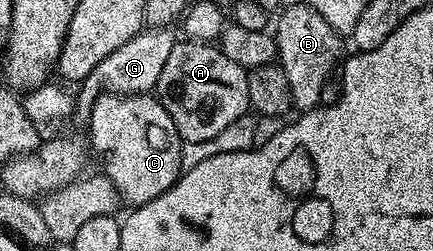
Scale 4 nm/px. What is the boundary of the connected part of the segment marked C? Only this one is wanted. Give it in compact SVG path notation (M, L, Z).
M103 92L92 105L86 128L92 136L91 152L93 149L98 156L104 157L102 173L117 188L125 206L145 205L158 199L158 195L170 191L180 177L184 146L174 127L174 119L170 119L166 107L162 107L155 96Z

